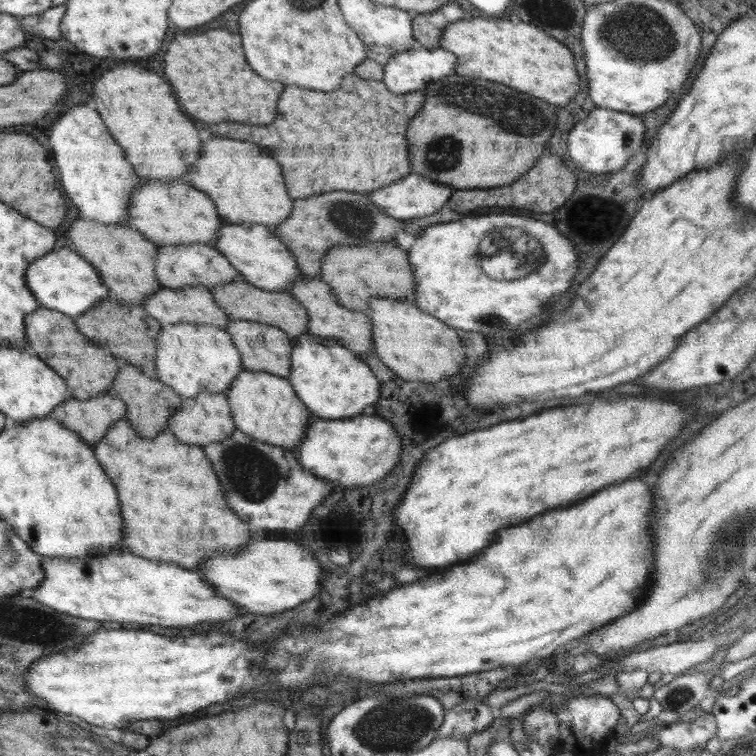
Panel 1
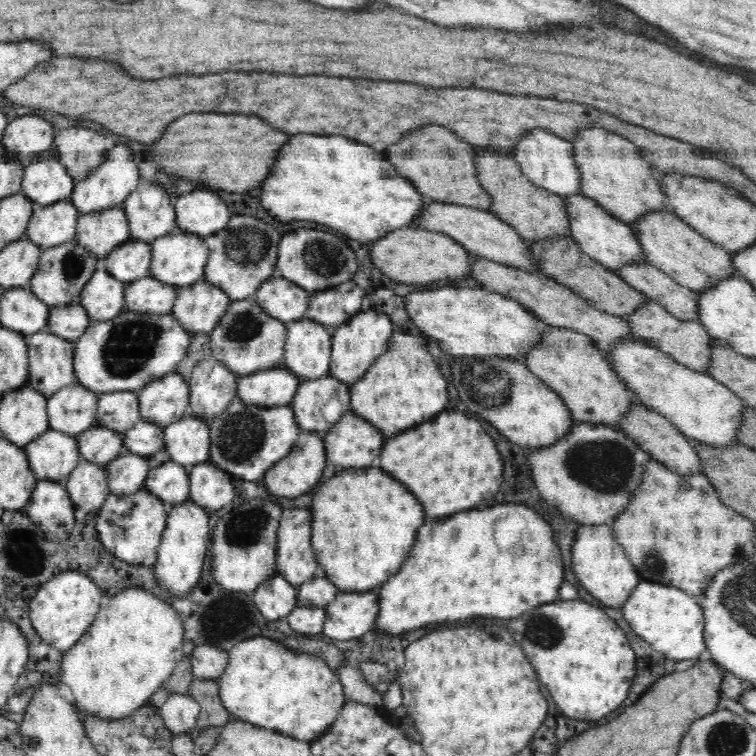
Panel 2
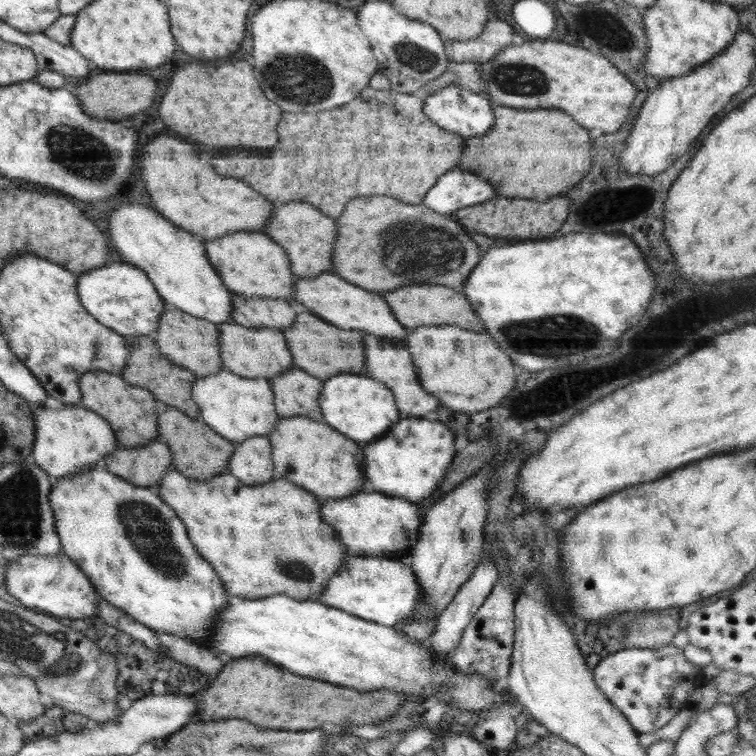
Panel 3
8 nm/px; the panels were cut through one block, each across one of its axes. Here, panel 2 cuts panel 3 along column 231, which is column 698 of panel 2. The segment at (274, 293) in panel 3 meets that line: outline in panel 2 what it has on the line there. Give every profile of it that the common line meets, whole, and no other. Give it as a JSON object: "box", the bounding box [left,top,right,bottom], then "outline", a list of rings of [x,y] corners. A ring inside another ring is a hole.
{"box":[632,209,738,292],"outline":[[[671,209],[646,213],[632,227],[642,247],[644,262],[659,268],[679,285],[702,292],[725,278],[738,276],[731,265],[732,254],[700,236]]]}

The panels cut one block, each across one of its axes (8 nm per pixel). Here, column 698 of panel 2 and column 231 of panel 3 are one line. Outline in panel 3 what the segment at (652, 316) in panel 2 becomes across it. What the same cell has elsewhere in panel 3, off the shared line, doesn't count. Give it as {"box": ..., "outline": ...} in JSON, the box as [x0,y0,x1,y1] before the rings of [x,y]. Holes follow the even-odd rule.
{"box":[220,320,295,382],"outline":[[[230,320],[220,323],[220,330],[220,356],[223,360],[223,366],[238,376],[248,378],[265,377],[270,382],[272,377],[295,367],[285,336],[282,330],[278,328],[246,328],[244,325],[236,324]]]}

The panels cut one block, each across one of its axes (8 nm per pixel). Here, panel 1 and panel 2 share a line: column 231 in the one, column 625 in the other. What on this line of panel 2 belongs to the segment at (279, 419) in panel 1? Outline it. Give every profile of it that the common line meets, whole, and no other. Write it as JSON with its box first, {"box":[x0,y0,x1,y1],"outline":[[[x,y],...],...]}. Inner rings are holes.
{"box":[522,325,637,427],"outline":[[[547,325],[540,340],[532,347],[522,362],[546,386],[560,395],[574,422],[598,423],[616,427],[637,396],[613,371],[604,353],[584,333]]]}

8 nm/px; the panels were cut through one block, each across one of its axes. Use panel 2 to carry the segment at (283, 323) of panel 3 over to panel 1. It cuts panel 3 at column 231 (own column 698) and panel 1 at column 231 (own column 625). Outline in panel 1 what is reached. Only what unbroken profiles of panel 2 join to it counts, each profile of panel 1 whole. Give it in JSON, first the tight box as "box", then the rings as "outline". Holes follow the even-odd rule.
{"box":[155,244,242,289],"outline":[[[182,244],[181,246],[161,246],[157,250],[155,272],[162,287],[178,289],[198,286],[208,289],[242,278],[229,260],[214,247],[206,244]]]}

